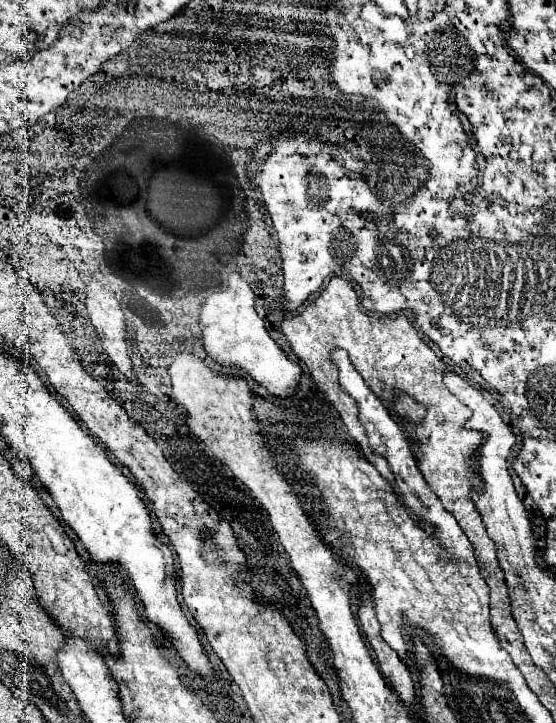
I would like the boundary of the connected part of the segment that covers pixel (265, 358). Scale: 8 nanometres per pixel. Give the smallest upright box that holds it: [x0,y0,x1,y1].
[199,286,301,396]

